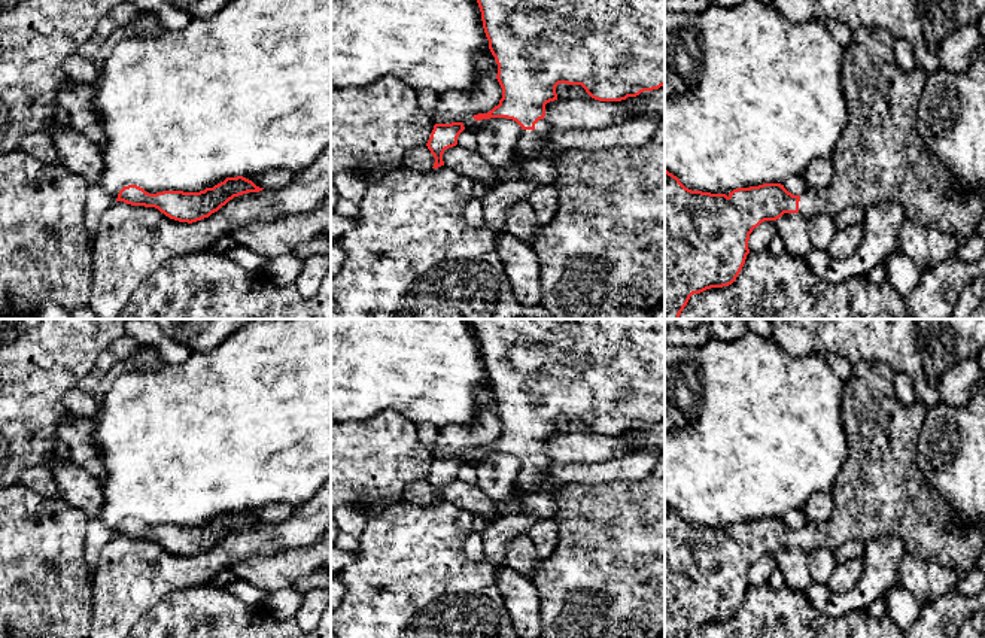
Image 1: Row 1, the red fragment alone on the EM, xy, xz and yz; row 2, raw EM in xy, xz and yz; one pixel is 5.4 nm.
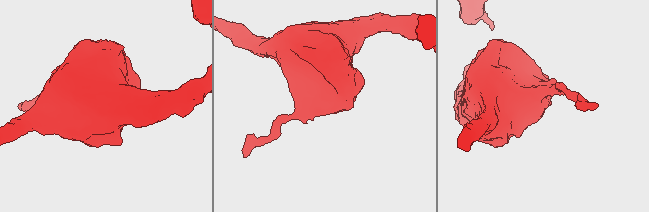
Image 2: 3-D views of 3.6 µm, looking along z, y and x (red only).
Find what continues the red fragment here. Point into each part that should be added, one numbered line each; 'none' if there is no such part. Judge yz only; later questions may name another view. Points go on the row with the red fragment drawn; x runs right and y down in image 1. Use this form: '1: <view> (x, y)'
1: yz (881, 158)

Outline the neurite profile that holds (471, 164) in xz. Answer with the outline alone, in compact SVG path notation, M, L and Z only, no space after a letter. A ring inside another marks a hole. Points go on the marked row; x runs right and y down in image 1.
M456 145L444 151L443 161L446 167L471 179L474 183L490 188L499 182L493 165L477 151L468 151Z

